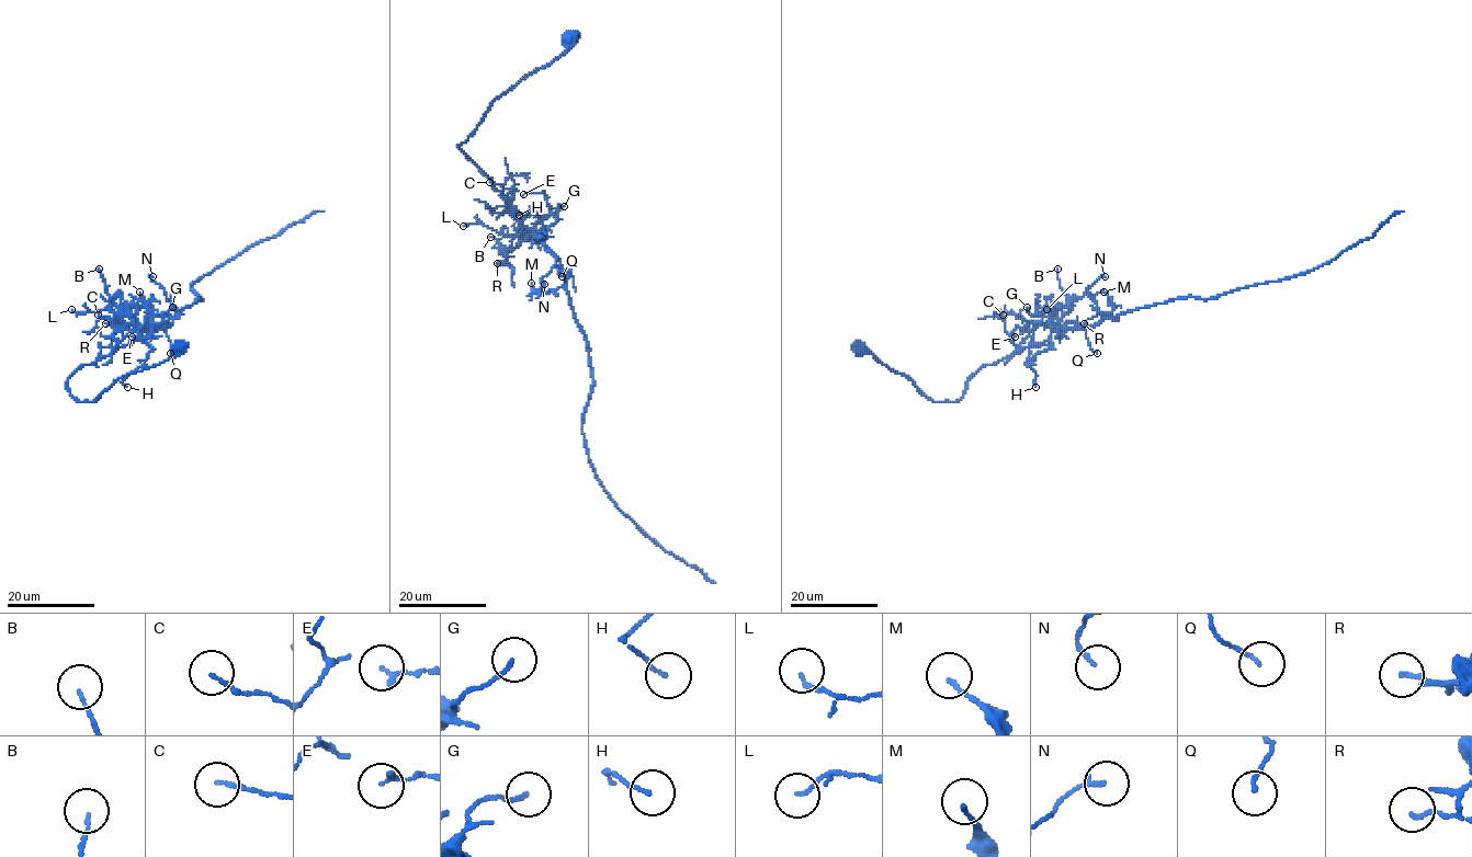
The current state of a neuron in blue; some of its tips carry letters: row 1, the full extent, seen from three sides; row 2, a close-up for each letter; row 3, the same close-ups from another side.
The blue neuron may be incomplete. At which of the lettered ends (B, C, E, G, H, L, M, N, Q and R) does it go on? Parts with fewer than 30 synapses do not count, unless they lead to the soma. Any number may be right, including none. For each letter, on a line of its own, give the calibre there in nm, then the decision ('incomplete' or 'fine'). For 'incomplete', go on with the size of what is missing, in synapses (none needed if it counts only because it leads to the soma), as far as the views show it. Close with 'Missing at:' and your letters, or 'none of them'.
B: calibre 90 nm; fine
C: calibre 120 nm; fine
E: calibre 120 nm; fine
G: calibre 130 nm; fine
H: calibre 100 nm; fine
L: calibre 110 nm; fine
M: calibre 130 nm; fine
N: calibre 130 nm; fine
Q: calibre 120 nm; fine
R: calibre 130 nm; fine
Missing at: none of them

